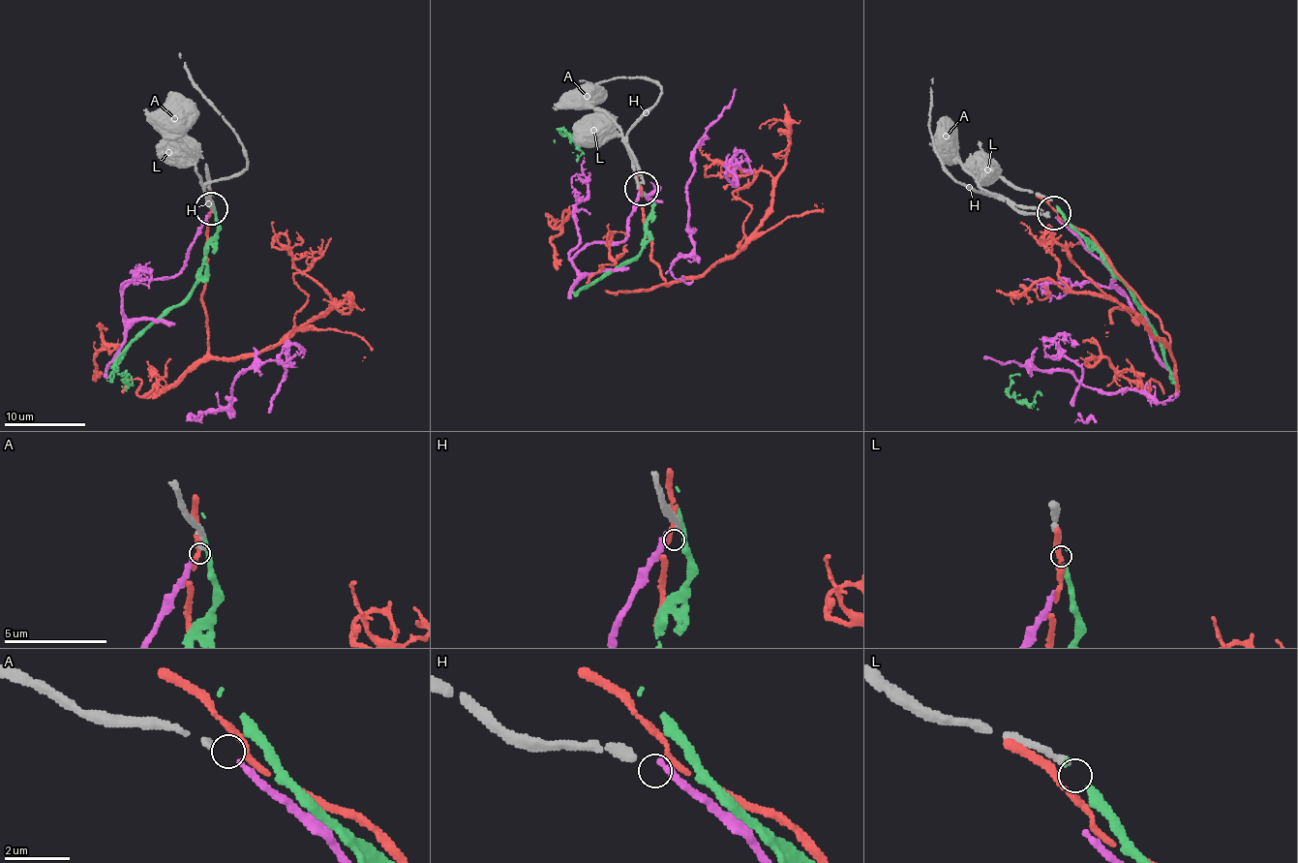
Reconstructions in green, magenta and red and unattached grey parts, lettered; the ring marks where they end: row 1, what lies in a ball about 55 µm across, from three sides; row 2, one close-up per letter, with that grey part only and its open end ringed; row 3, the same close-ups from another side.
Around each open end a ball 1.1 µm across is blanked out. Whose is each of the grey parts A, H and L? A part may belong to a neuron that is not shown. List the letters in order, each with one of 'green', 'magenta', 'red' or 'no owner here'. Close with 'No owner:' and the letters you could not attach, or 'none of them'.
A: magenta
H: no owner here
L: no owner here
No owner: H, L

